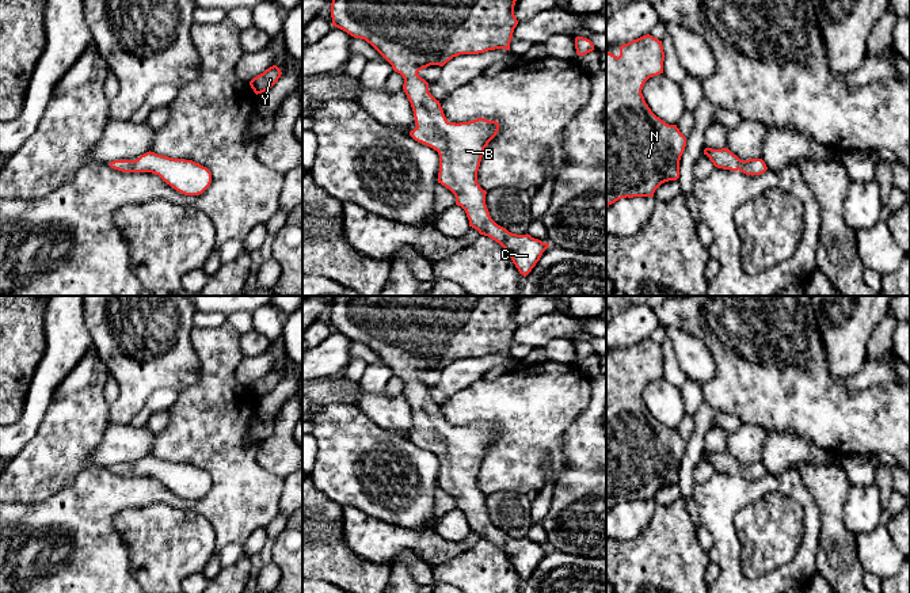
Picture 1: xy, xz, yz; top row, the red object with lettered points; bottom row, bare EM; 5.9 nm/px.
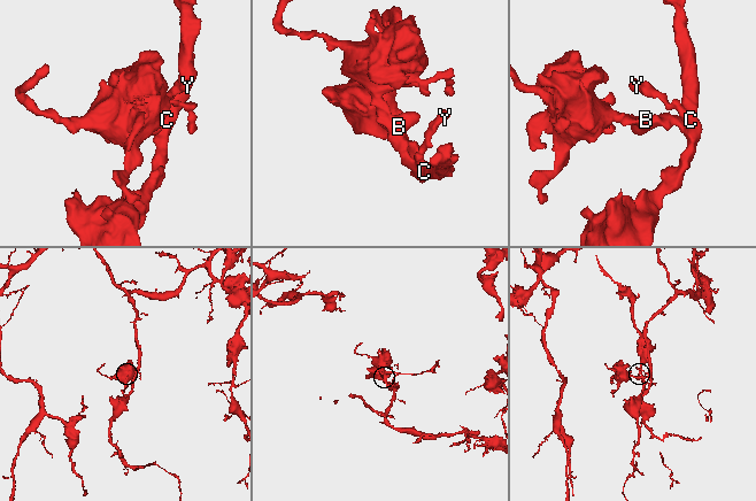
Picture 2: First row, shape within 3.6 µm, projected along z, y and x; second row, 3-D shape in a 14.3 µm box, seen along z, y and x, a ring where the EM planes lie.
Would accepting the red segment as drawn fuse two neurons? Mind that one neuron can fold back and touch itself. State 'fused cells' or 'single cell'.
single cell

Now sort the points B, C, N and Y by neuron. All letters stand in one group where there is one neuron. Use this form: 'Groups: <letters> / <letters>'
Groups: B C N Y

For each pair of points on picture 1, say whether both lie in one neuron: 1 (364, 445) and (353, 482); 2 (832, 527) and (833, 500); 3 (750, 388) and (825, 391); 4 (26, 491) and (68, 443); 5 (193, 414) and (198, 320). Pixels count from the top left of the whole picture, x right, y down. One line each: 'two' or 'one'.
1: one
2: one
3: one
4: one
5: two

